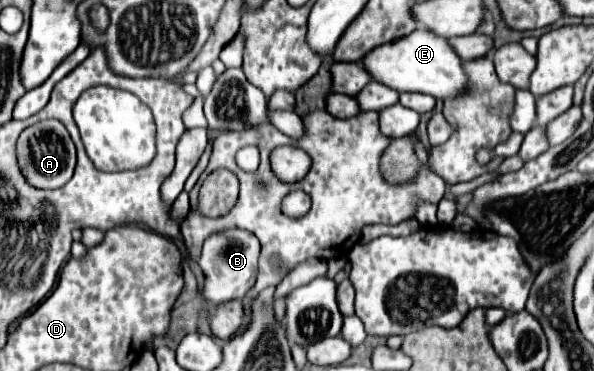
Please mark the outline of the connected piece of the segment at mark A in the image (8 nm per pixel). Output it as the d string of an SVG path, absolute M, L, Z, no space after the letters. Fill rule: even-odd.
M46 119L22 131L18 139L18 161L28 183L42 189L58 189L66 185L74 173L76 149L66 127L58 119Z

